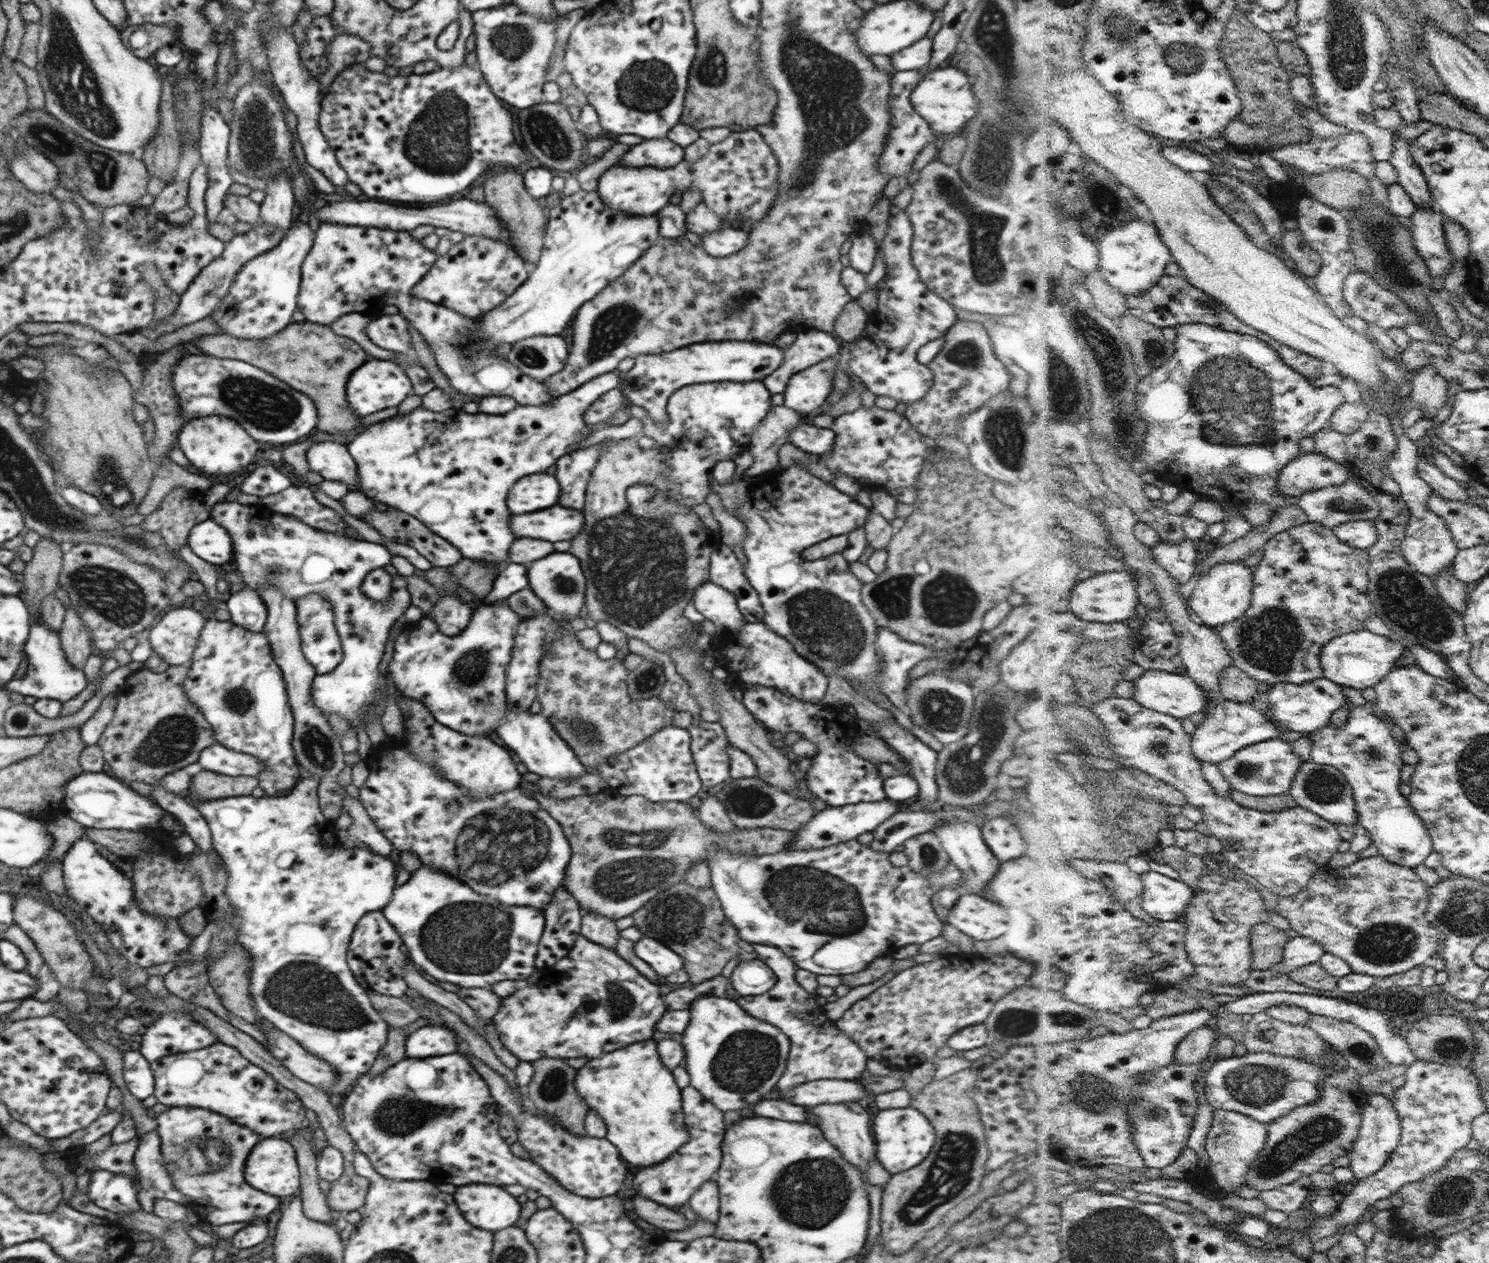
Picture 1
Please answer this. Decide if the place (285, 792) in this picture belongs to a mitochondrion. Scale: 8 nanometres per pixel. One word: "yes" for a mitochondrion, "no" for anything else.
no

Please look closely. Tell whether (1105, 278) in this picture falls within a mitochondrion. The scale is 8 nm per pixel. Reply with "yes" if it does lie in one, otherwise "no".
no

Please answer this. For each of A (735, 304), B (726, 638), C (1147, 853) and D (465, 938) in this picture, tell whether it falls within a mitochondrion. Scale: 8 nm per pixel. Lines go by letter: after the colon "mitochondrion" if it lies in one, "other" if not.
A: mitochondrion
B: other
C: other
D: mitochondrion

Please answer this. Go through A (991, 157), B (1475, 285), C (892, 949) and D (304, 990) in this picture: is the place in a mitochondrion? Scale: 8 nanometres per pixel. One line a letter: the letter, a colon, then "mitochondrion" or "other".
A: mitochondrion
B: other
C: other
D: mitochondrion

